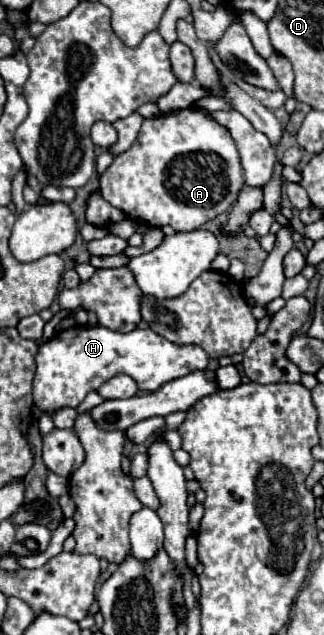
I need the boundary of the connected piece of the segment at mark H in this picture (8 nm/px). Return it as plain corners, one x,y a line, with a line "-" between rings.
71,326
67,330
59,330
51,340
39,346
37,358
37,374
33,380
33,400
41,412
55,414
61,408
77,408
83,398
91,390
99,390
103,382
117,374
129,374
139,390
153,392
159,386
187,376
193,370
205,370
209,364
209,356
203,348
189,344
177,346
151,328
147,330
131,330
131,332
115,332
105,330
105,326

